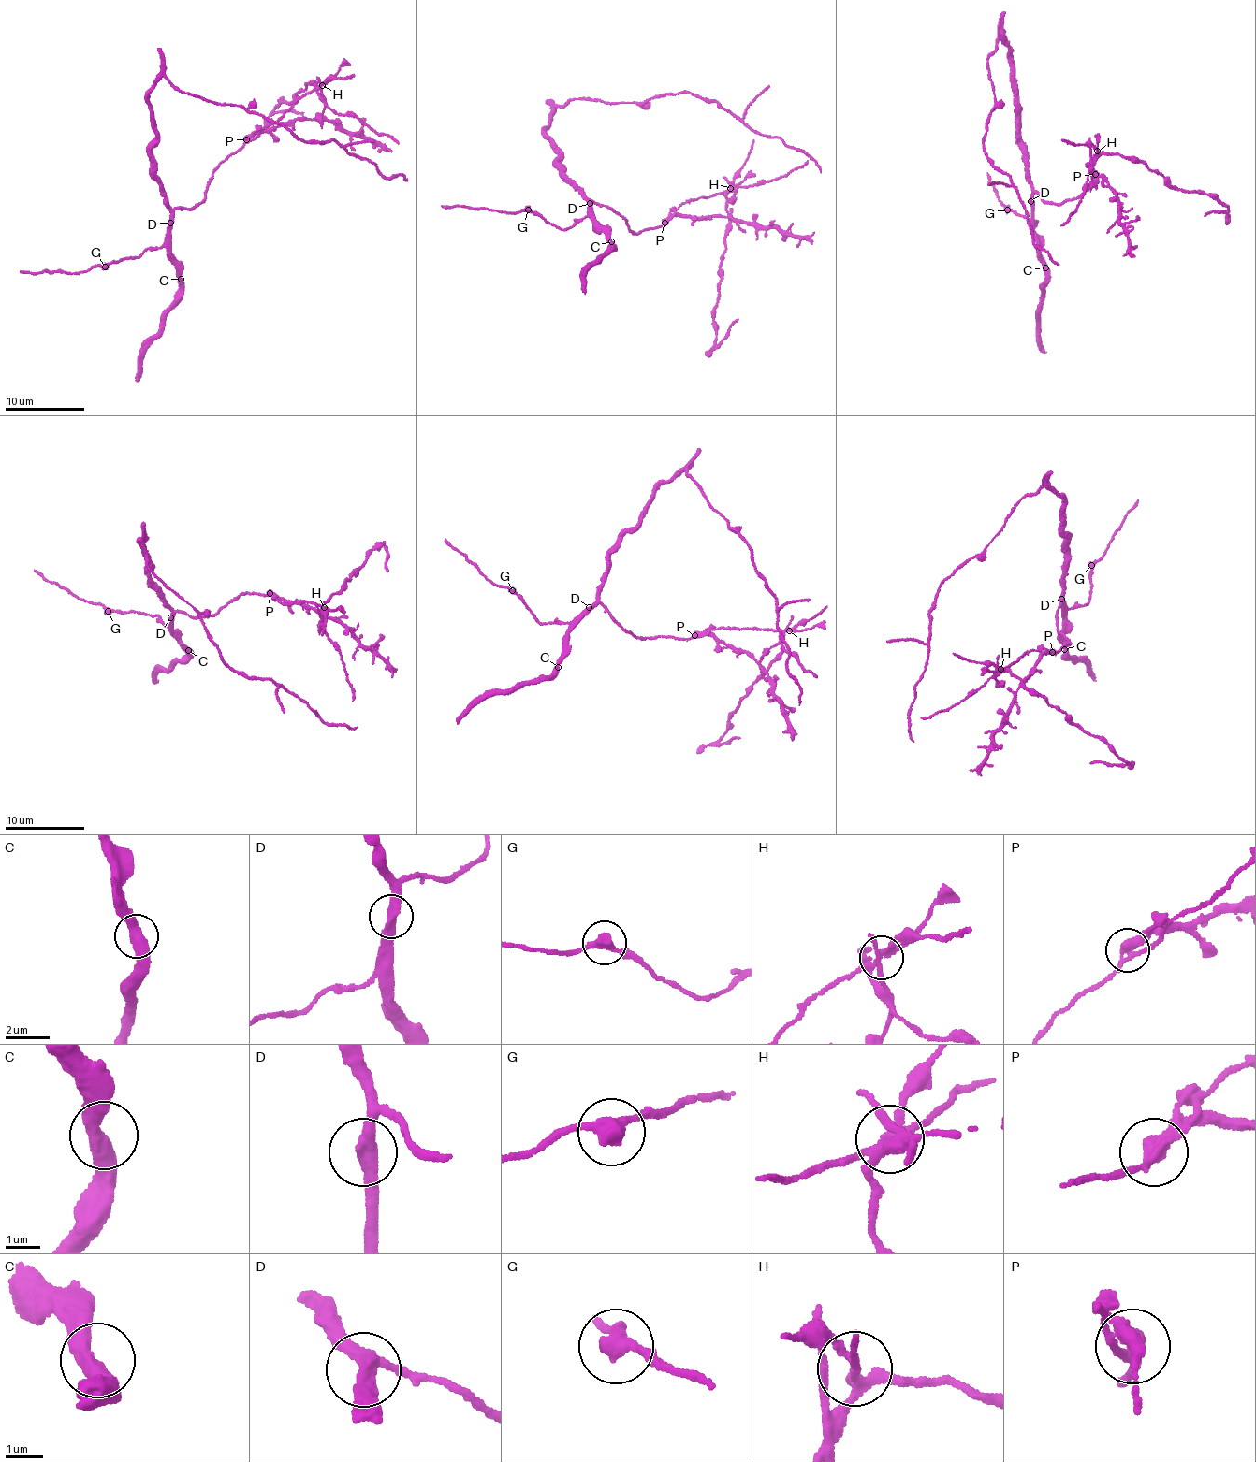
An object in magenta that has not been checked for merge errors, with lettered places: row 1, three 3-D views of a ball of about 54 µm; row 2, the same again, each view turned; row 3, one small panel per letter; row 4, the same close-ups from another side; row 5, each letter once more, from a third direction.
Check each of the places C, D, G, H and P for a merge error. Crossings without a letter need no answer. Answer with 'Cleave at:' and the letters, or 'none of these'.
Cleave at: H, P

